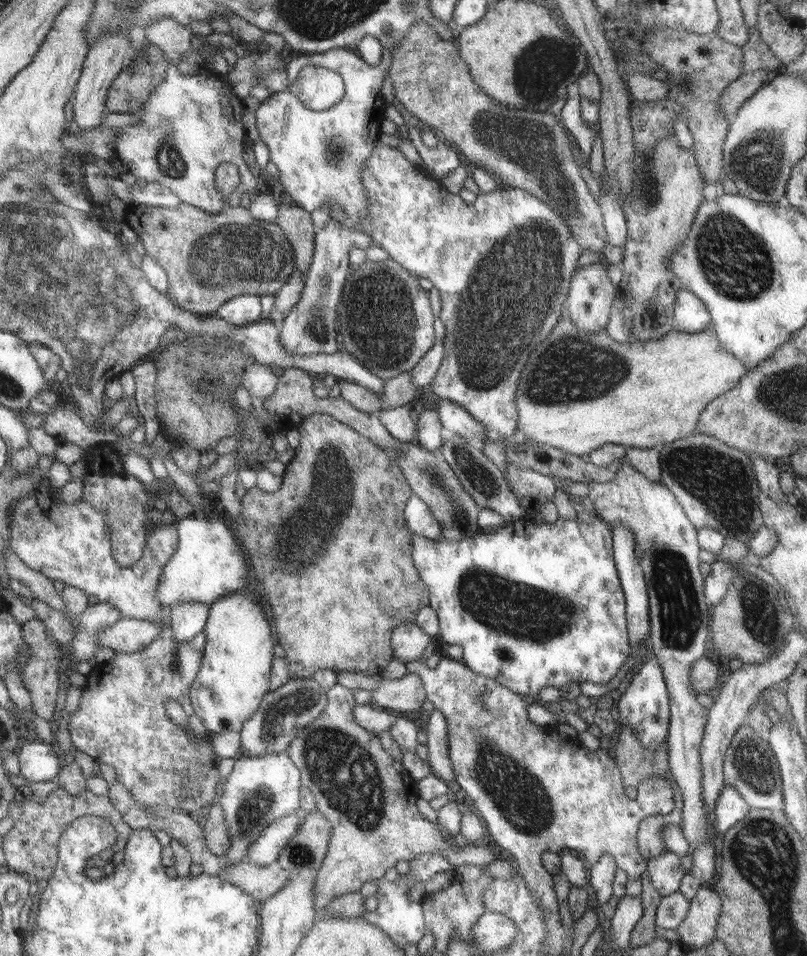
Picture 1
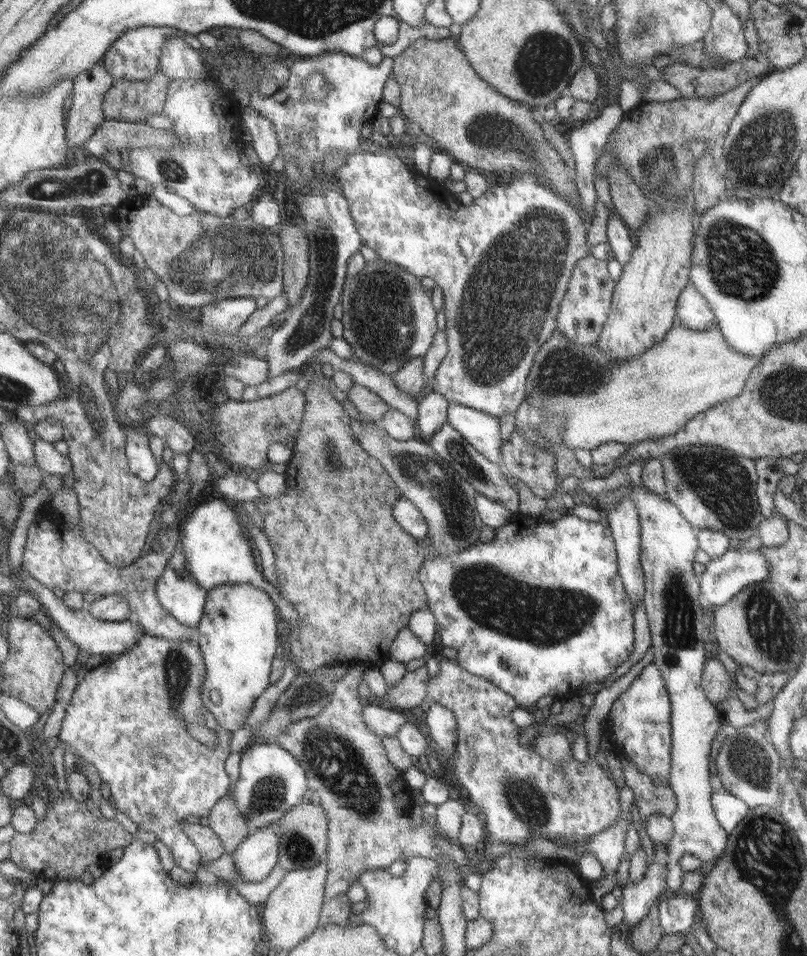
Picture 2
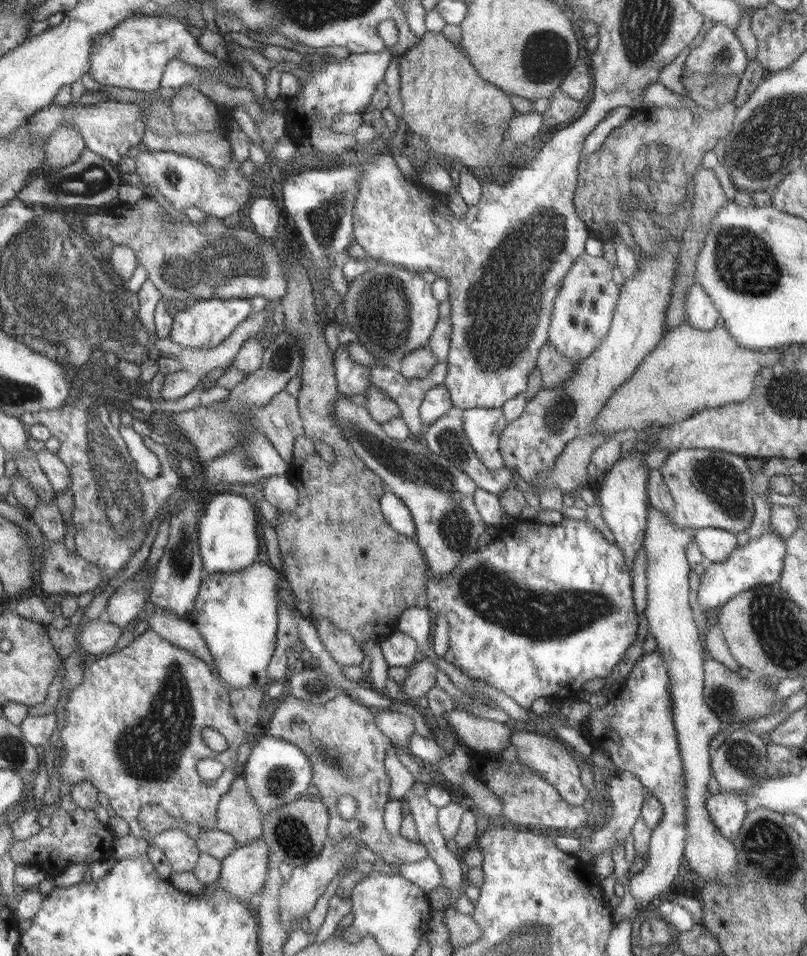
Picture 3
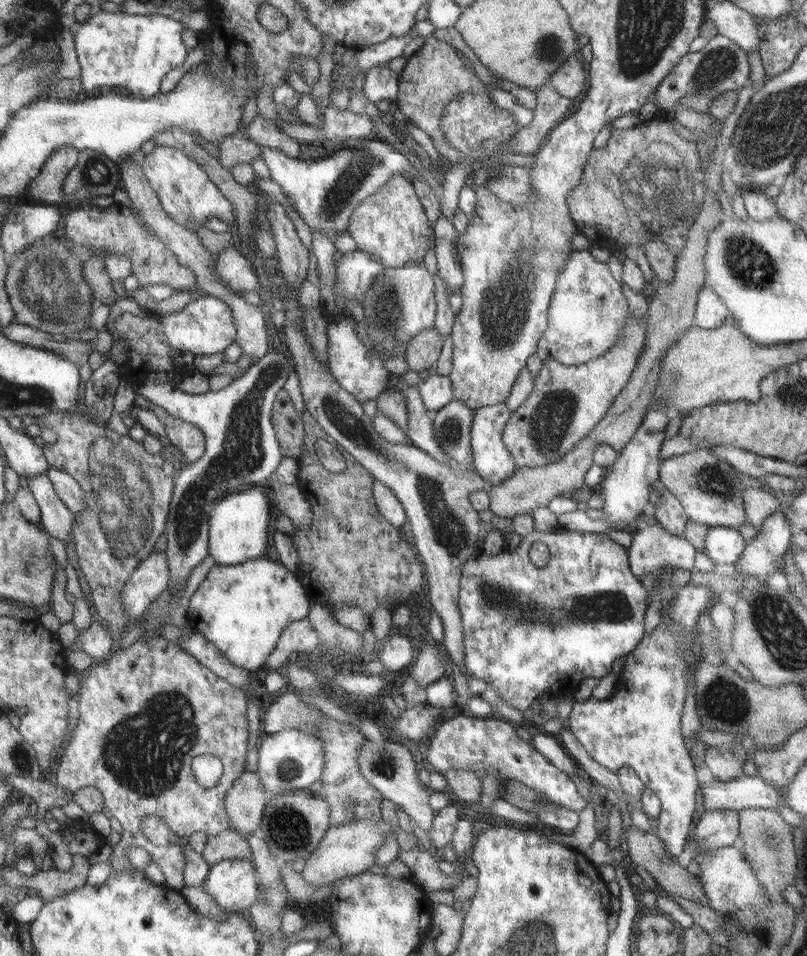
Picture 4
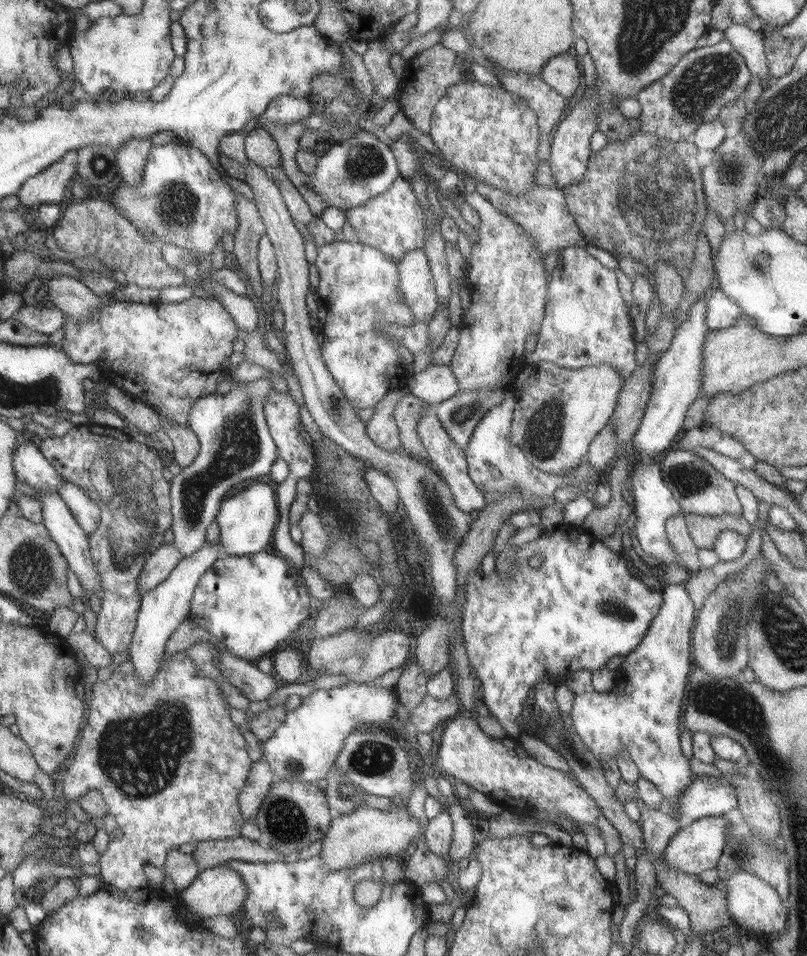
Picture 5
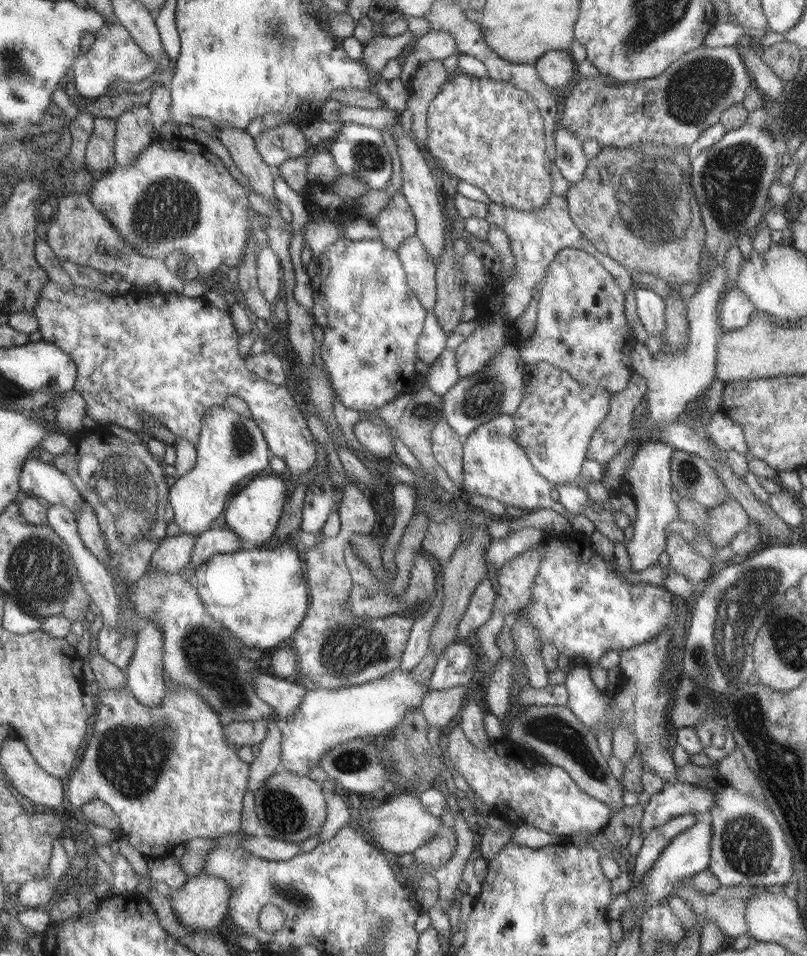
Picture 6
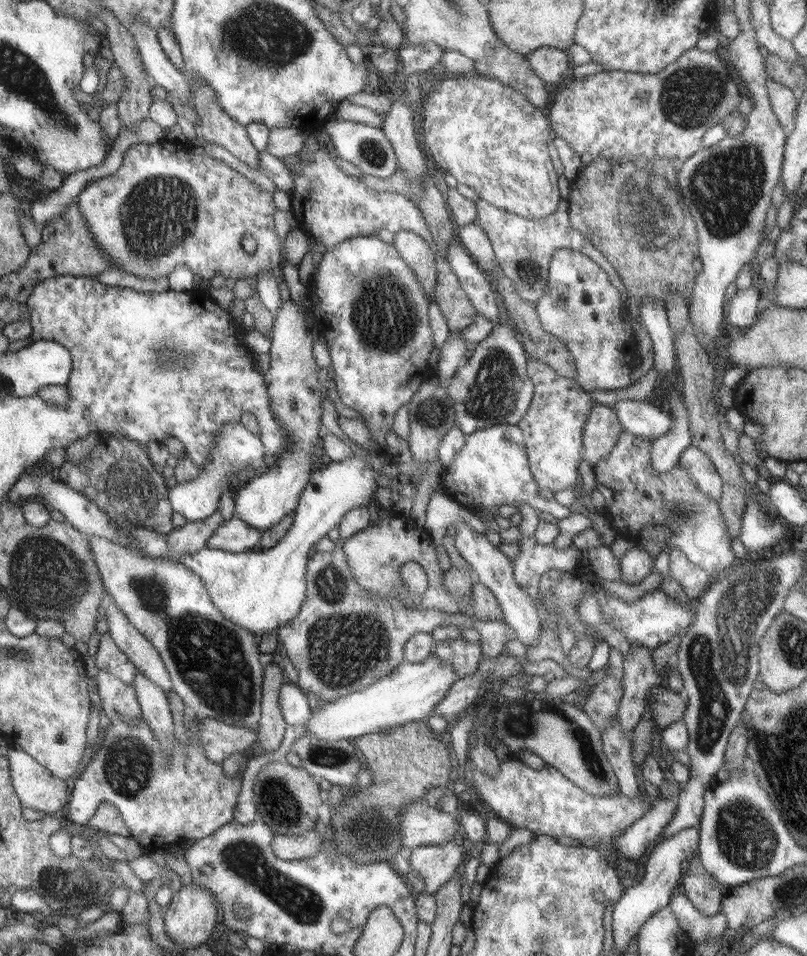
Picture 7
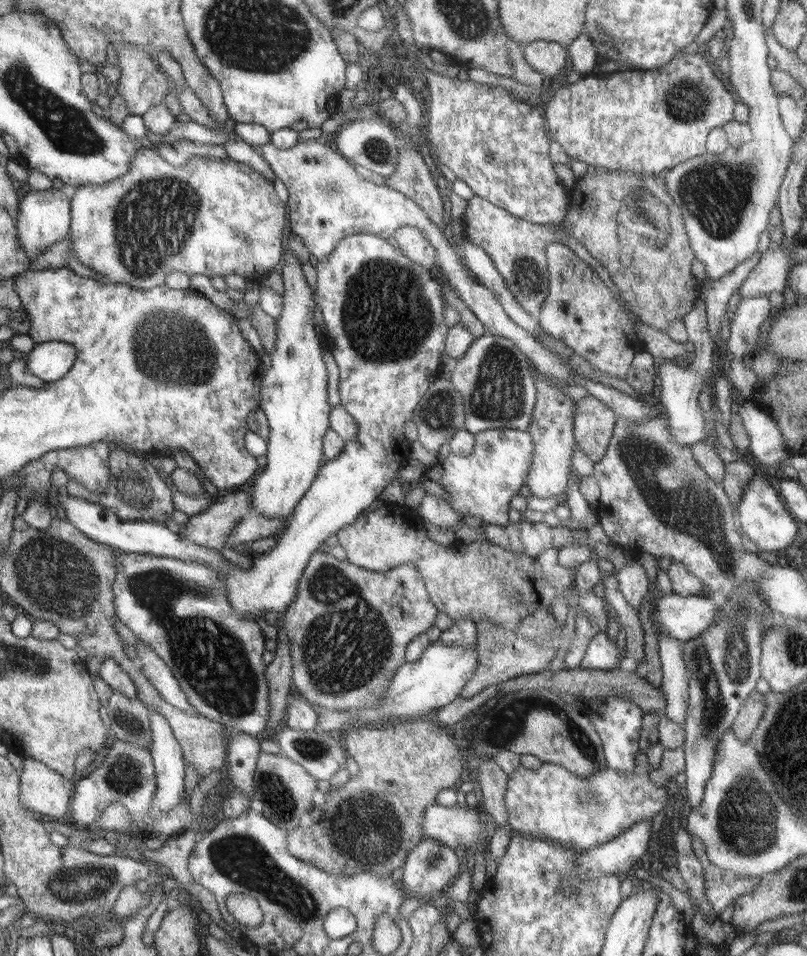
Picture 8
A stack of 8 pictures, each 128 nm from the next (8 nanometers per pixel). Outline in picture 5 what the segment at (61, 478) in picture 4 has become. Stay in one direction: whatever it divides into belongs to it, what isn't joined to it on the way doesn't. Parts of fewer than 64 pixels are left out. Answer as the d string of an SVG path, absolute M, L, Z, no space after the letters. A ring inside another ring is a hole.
M62 478L62 487L58 489L58 494L86 533L97 530L102 520L99 505L94 503L82 488Z

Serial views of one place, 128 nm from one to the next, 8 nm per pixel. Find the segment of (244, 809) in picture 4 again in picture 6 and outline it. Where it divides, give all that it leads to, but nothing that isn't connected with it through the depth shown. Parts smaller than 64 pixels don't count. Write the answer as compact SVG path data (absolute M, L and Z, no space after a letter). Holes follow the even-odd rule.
M269 719L268 732L265 739L258 746L258 756L249 764L249 788L253 794L260 788L264 781L274 773L283 770L281 762L282 729L278 720Z

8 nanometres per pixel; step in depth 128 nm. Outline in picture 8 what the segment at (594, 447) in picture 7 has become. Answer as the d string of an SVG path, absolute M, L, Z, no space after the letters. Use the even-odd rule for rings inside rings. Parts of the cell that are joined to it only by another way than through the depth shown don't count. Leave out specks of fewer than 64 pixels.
M590 395L576 402L574 440L595 464L604 459L619 418L614 409L598 397Z

